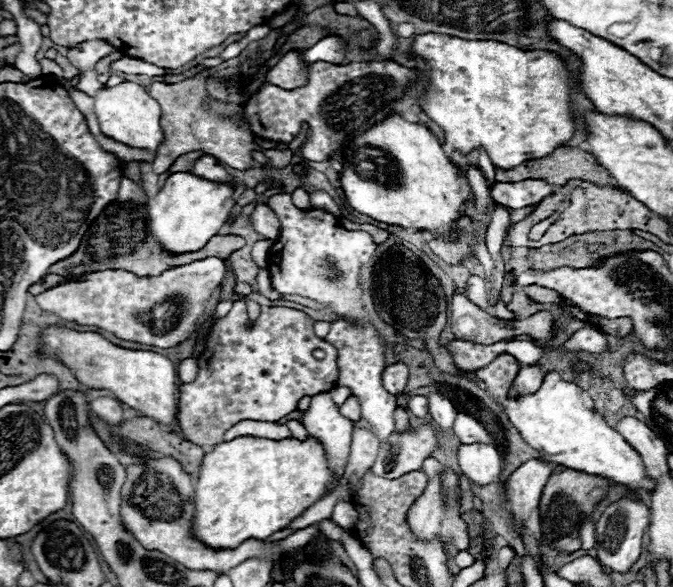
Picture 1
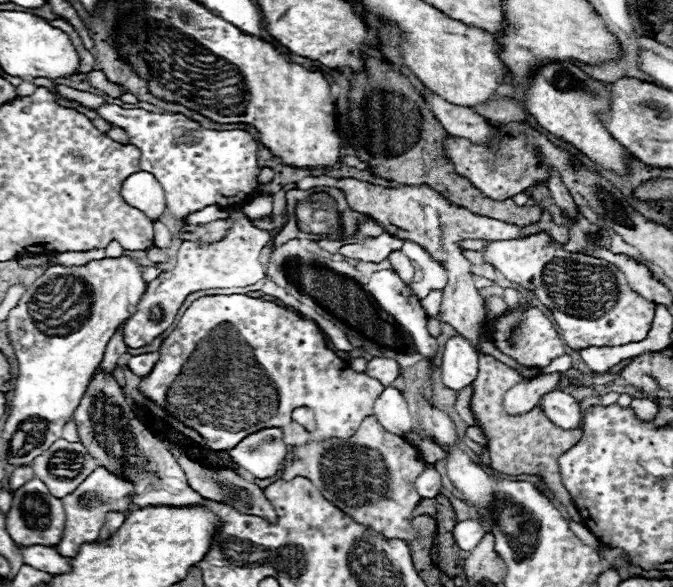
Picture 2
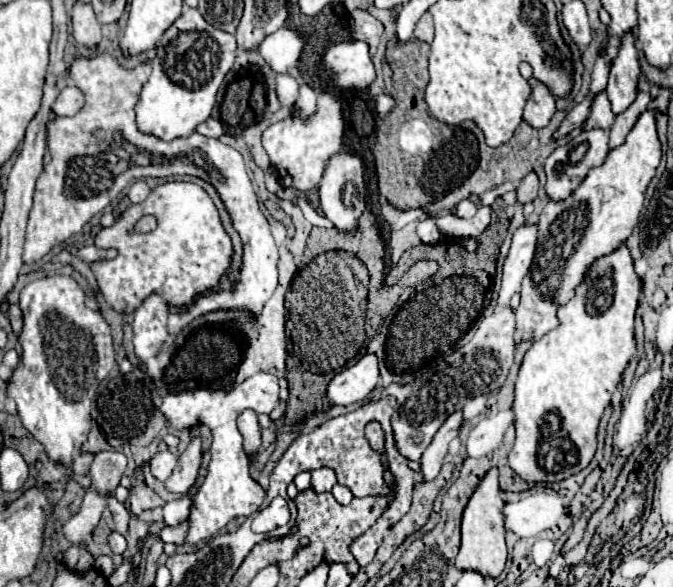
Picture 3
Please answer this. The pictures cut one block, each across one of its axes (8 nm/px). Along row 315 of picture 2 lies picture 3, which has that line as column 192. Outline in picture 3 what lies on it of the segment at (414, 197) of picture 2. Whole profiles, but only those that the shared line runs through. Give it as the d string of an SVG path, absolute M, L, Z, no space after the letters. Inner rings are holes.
M194 438L190 446L180 454L172 476L164 482L166 488L176 494L186 494L196 482L200 464L202 464L202 438Z

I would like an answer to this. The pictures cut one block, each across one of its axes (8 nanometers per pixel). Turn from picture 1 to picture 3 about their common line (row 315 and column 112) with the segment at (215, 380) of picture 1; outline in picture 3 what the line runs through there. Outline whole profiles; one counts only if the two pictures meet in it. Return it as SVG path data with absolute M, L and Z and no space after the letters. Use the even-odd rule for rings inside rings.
M190 182L158 186L142 204L132 204L114 226L102 228L94 242L98 248L118 250L114 260L94 262L92 268L106 302L122 312L132 312L150 292L162 292L172 306L192 304L196 296L218 284L232 256L232 242L220 224L212 200L200 186ZM146 214L154 216L158 226L148 234L136 234L134 226Z

